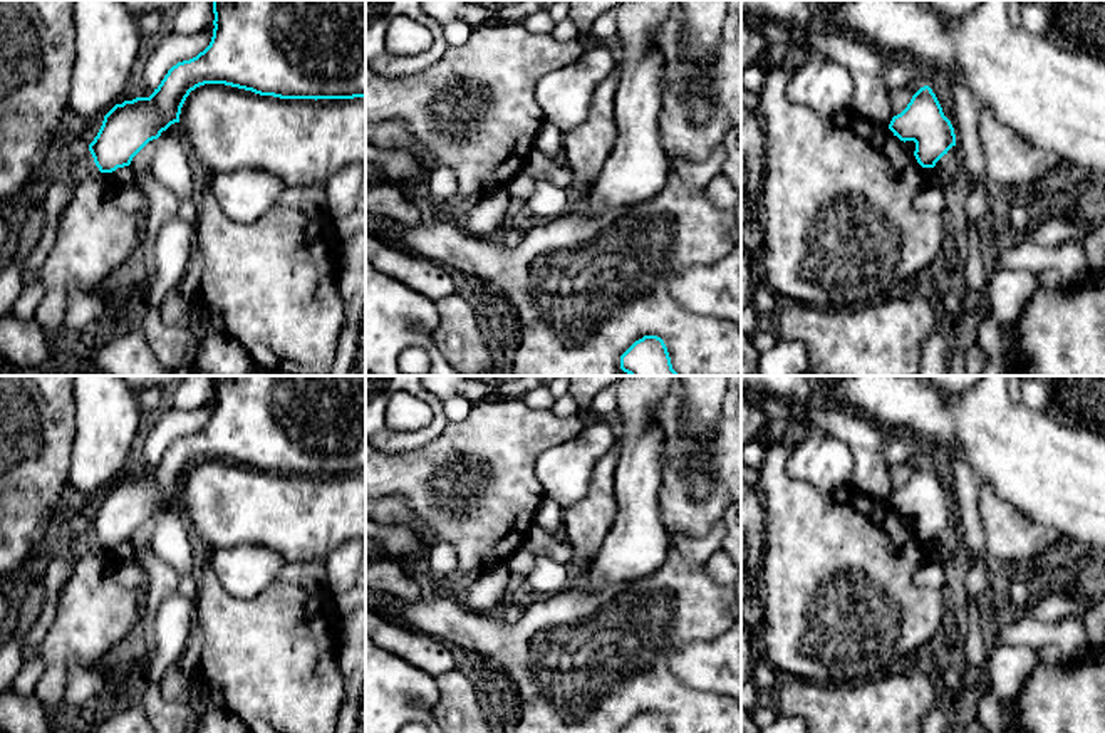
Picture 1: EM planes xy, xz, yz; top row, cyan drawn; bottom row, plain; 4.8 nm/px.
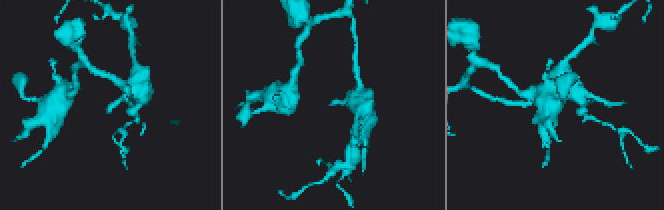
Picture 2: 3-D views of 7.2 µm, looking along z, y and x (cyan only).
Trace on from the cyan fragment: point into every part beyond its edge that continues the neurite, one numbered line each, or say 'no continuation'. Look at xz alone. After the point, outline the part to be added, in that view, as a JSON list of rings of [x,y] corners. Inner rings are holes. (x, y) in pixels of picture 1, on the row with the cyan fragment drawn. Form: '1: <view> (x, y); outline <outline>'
no continuation

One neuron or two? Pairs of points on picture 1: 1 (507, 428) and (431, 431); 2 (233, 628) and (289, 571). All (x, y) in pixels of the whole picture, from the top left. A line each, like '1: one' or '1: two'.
1: two
2: two

